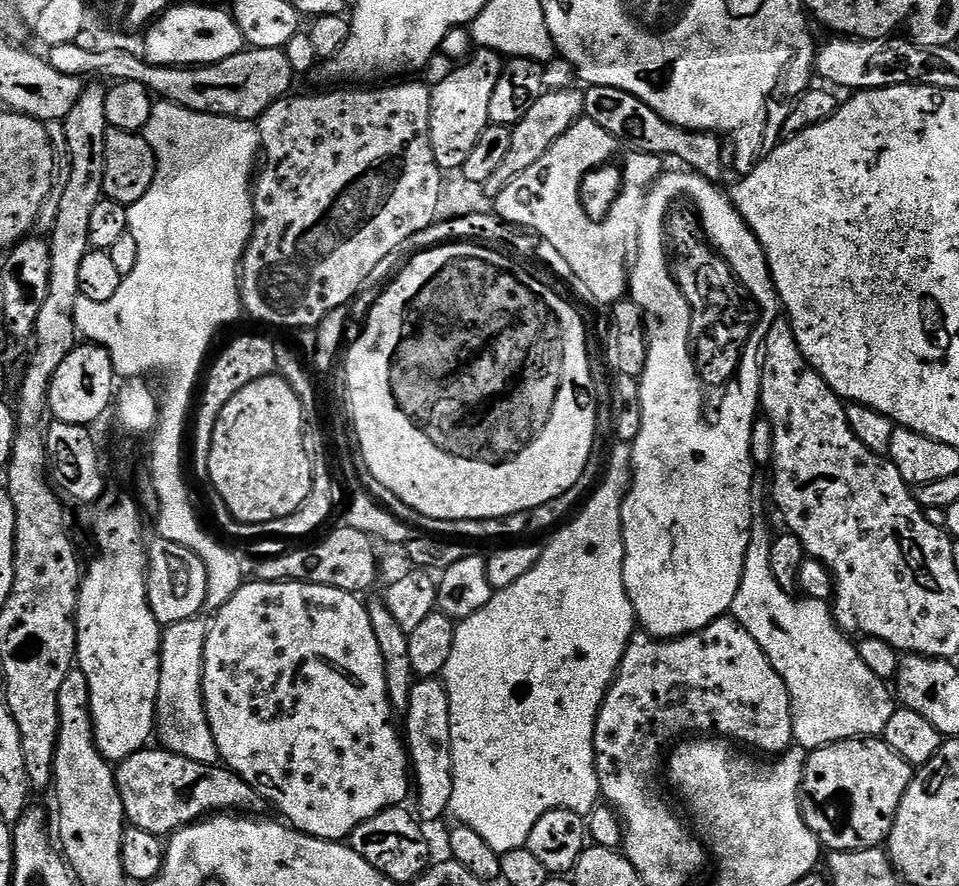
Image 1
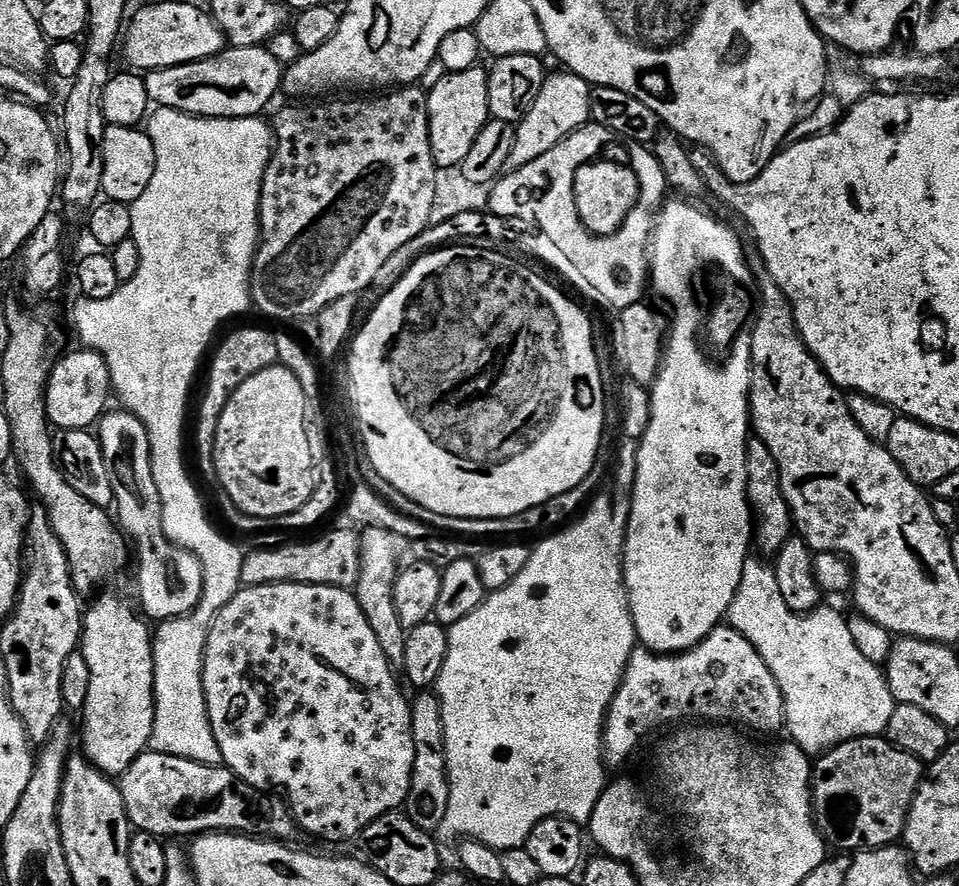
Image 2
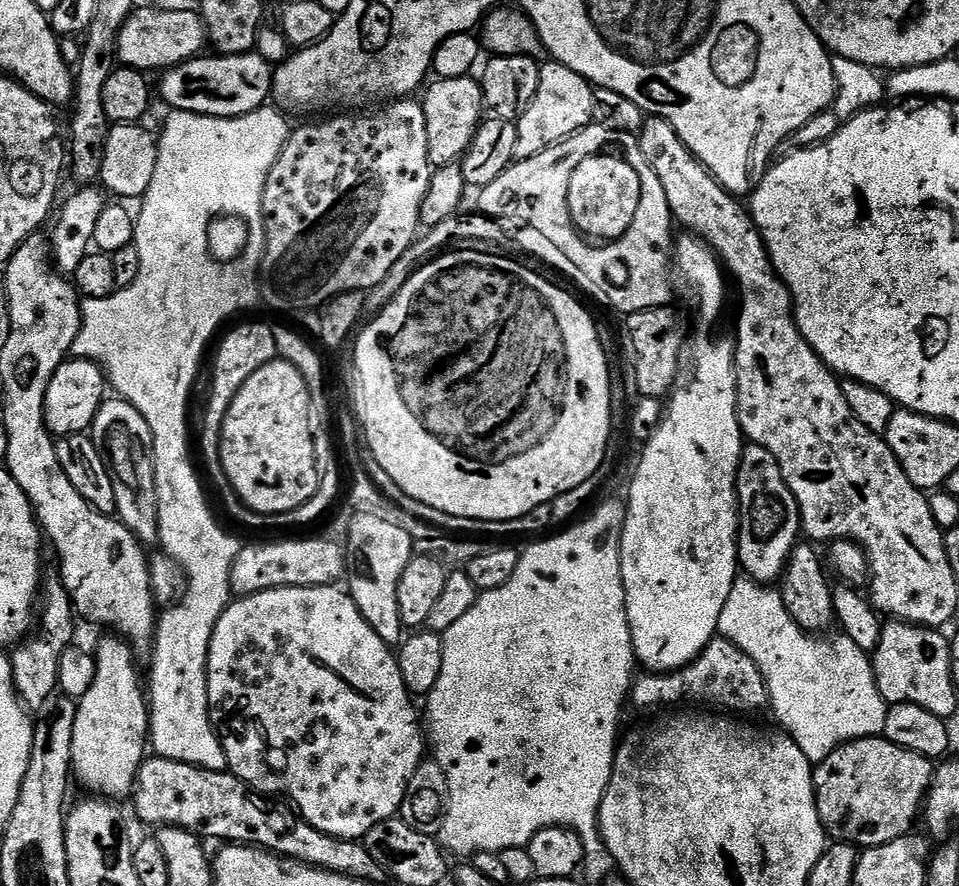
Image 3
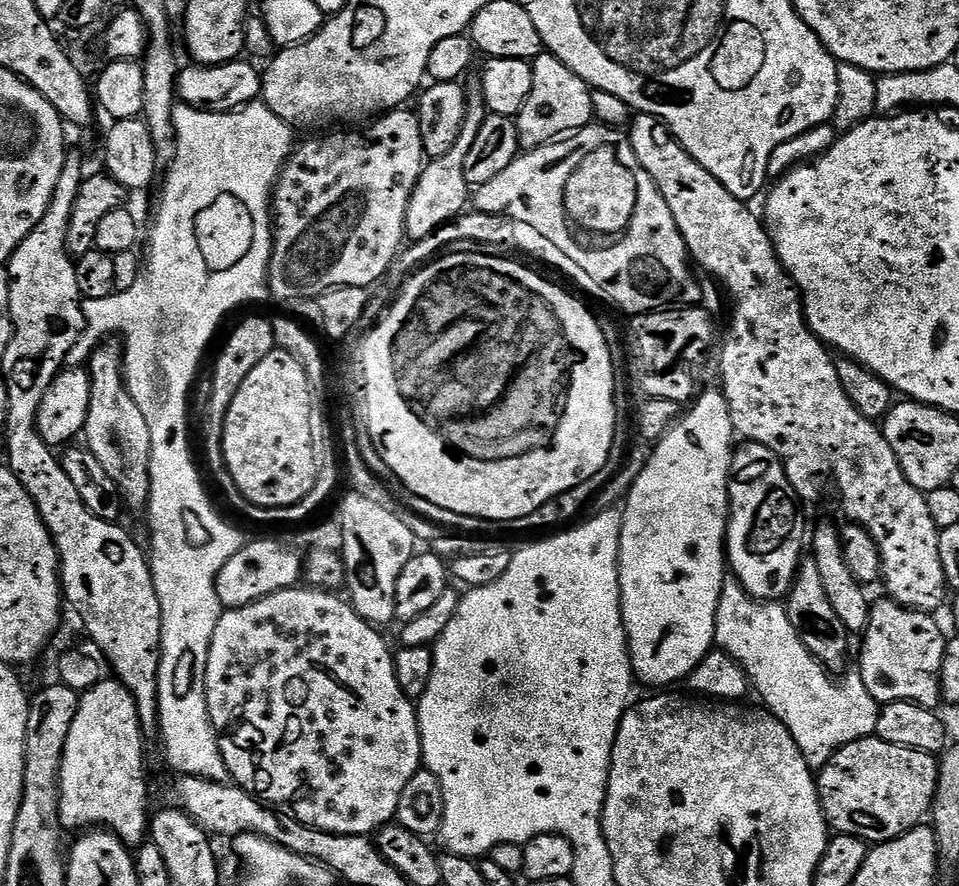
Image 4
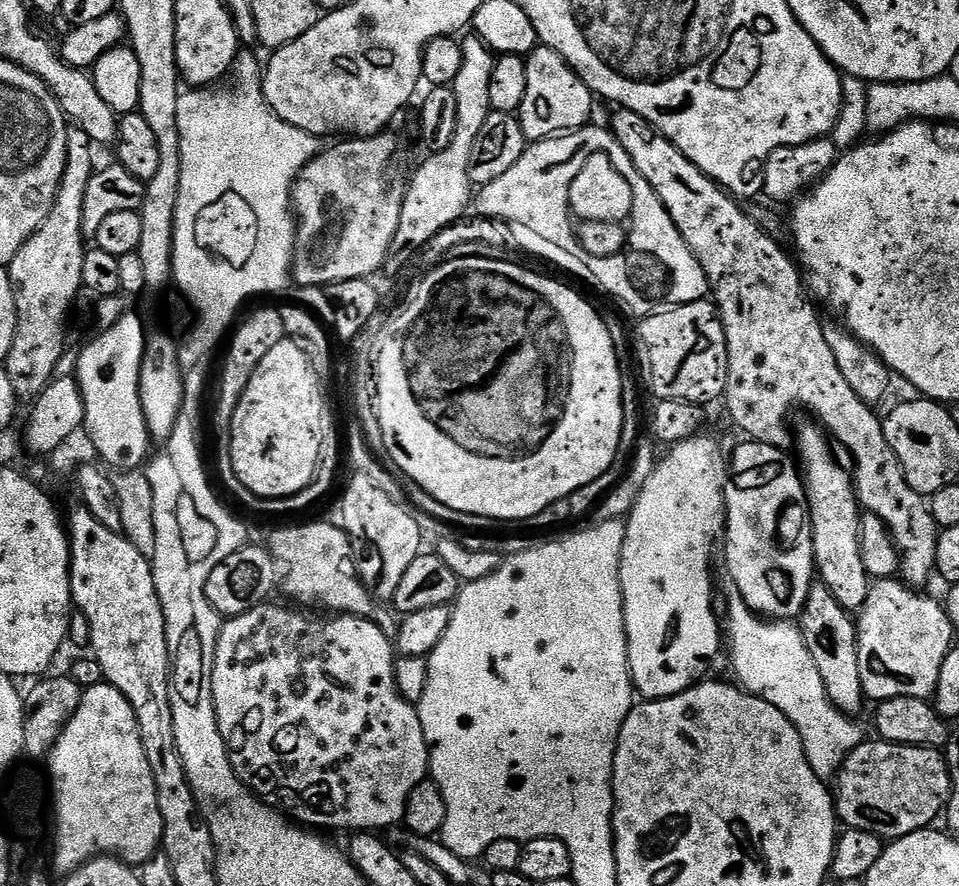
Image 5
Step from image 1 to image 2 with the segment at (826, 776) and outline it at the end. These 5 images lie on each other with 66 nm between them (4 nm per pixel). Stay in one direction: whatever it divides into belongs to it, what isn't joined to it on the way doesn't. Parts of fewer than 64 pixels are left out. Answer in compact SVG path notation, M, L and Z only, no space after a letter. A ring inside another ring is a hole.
M863 736L839 744L815 761L812 769L812 810L820 835L844 854L855 854L864 849L886 848L895 845L904 835L908 811L920 781L926 775L925 765L901 748L895 748L879 736Z

